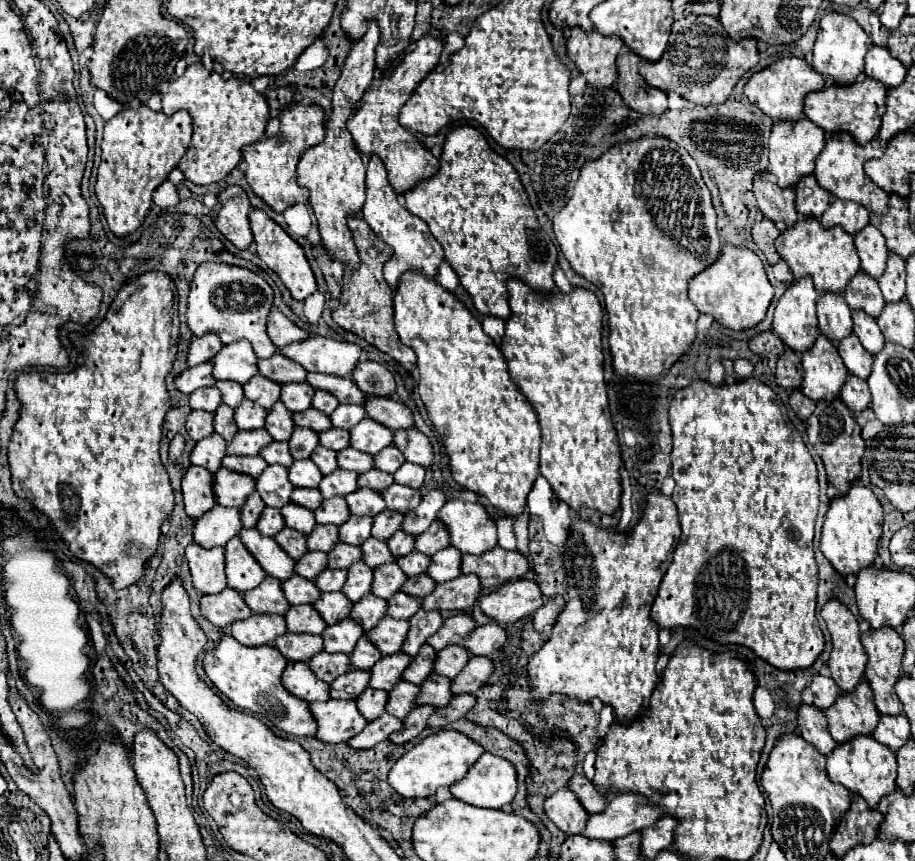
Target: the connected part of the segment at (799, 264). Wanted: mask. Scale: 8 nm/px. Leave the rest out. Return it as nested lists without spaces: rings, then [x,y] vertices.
[[[802,218],[798,220],[794,226],[786,228],[784,232],[780,232],[780,236],[776,238],[776,250],[782,256],[782,260],[788,262],[794,278],[802,278],[802,276],[812,276],[816,290],[826,292],[842,292],[846,288],[846,284],[850,282],[850,278],[860,270],[860,258],[858,258],[858,250],[854,246],[854,240],[850,234],[846,234],[846,230],[842,230],[842,226],[832,226],[832,228],[824,228],[816,218]]]

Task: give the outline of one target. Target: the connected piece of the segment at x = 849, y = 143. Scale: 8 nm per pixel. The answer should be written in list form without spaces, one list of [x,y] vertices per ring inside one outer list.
[[[834,132],[834,134],[828,136],[824,150],[822,150],[820,156],[816,158],[814,176],[818,178],[820,186],[826,188],[826,190],[830,190],[836,198],[862,202],[862,206],[866,206],[870,212],[886,214],[890,194],[886,194],[878,184],[870,182],[870,178],[868,178],[866,172],[864,172],[864,162],[866,162],[866,158],[878,158],[878,154],[882,154],[878,142],[876,142],[876,144],[874,144],[874,142],[868,142],[866,146],[862,146],[862,144],[858,144],[848,132]]]

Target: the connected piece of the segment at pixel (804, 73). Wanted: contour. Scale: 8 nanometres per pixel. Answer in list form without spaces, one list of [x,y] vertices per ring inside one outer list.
[[[786,56],[786,58],[780,58],[778,62],[774,62],[772,66],[764,68],[760,72],[754,72],[744,86],[744,94],[764,114],[768,114],[774,122],[778,122],[778,120],[798,120],[798,118],[802,118],[804,96],[808,92],[820,90],[824,86],[826,86],[824,78],[804,58]]]

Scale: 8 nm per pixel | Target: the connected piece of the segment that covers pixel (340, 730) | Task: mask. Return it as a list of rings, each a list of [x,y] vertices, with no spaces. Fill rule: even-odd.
[[[356,700],[312,702],[310,710],[314,710],[314,718],[318,718],[316,738],[322,742],[348,742],[368,724],[356,706]]]

